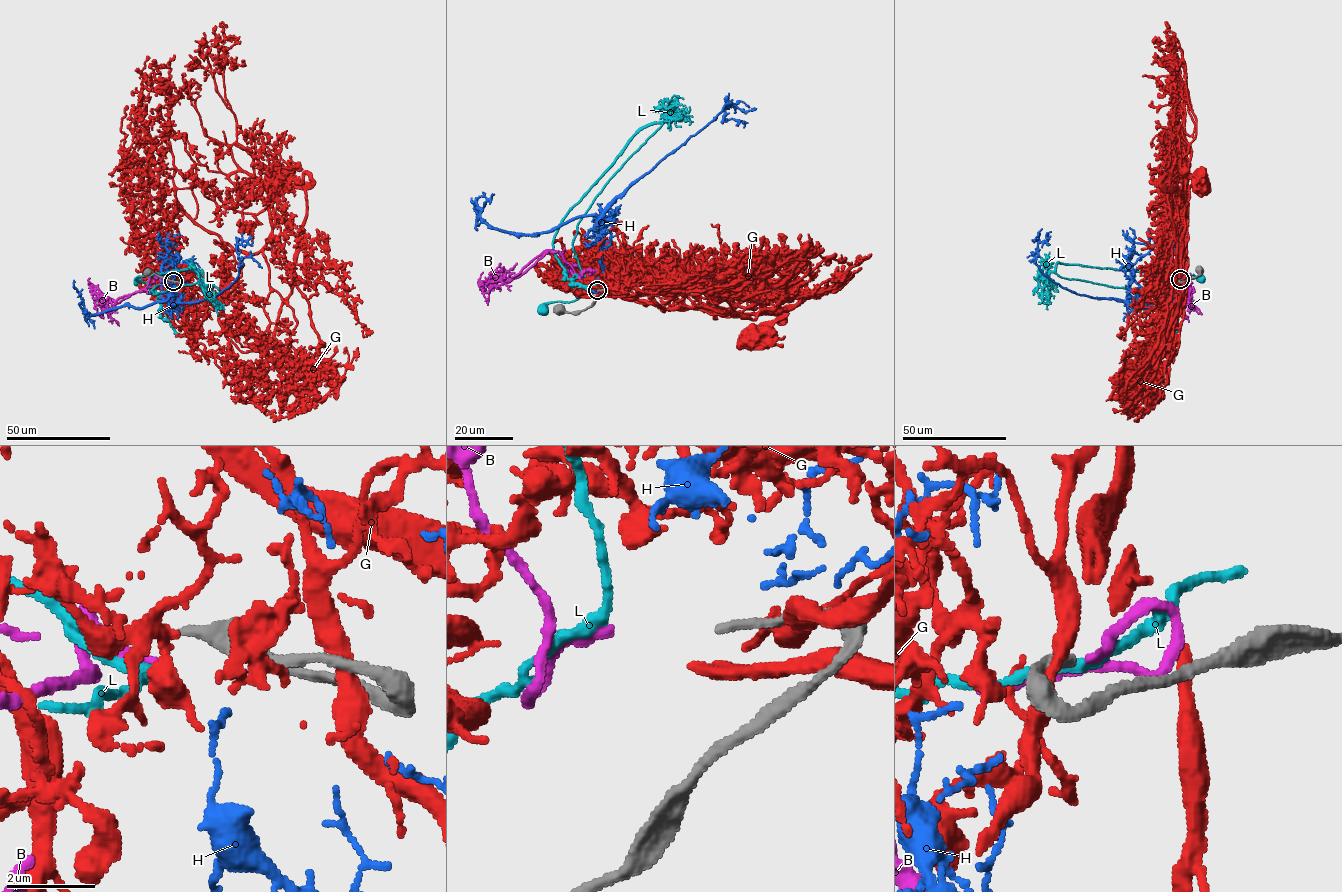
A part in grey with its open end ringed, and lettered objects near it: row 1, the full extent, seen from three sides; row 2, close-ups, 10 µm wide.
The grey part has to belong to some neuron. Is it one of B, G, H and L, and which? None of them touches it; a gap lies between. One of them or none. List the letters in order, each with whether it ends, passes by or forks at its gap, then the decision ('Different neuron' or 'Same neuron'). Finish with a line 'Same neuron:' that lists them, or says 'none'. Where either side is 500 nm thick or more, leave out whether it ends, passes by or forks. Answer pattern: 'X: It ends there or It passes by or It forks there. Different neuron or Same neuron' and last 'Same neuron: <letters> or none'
B: It ends there. Same neuron
G: It passes by. Different neuron
H: It ends there. Different neuron
L: It passes by. Different neuron
Same neuron: B

